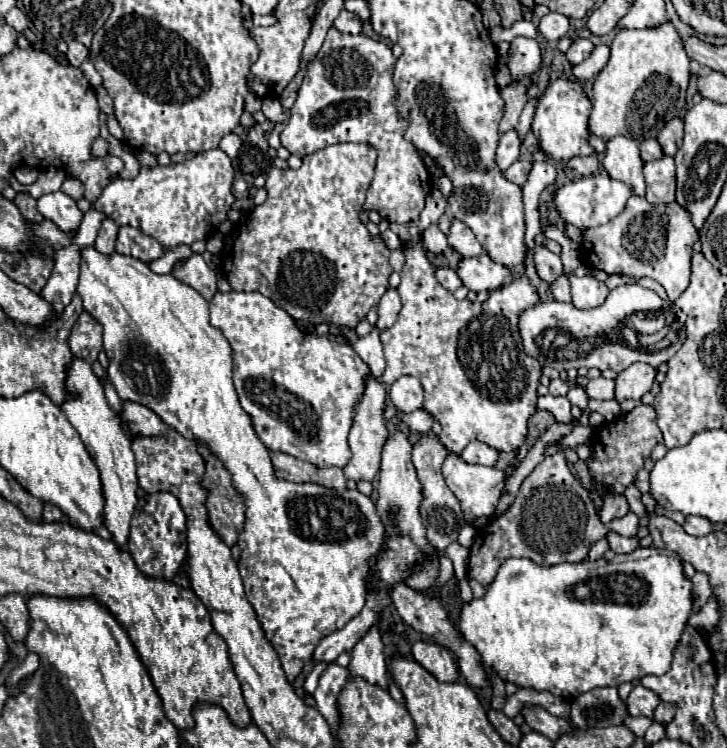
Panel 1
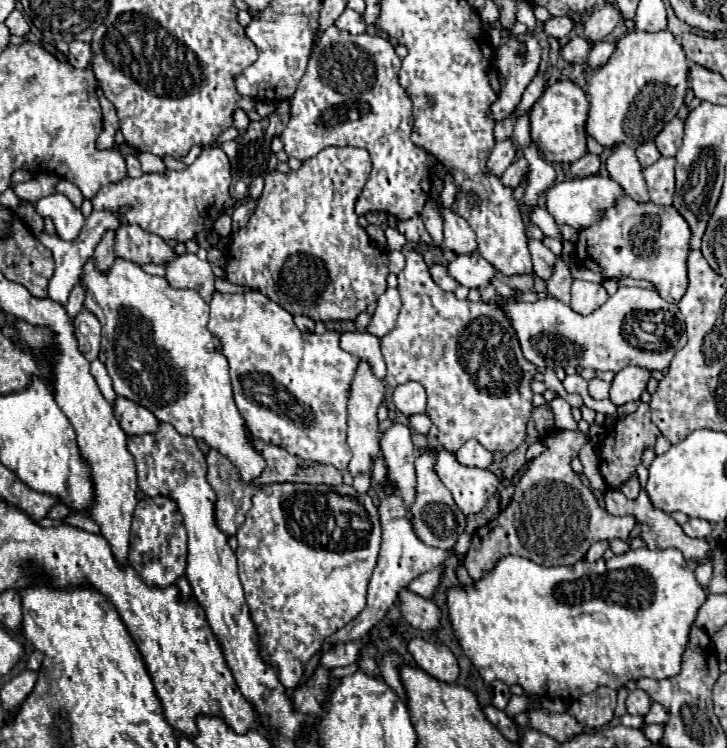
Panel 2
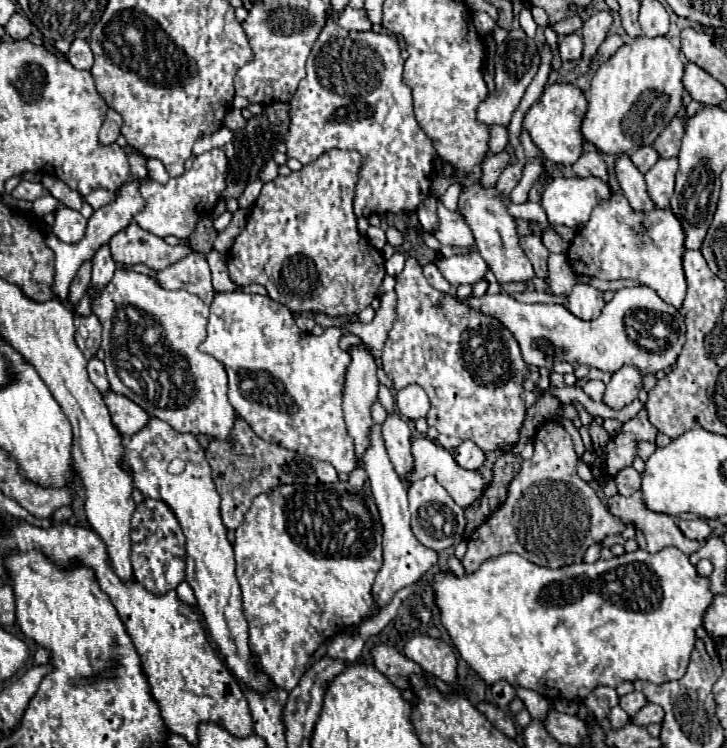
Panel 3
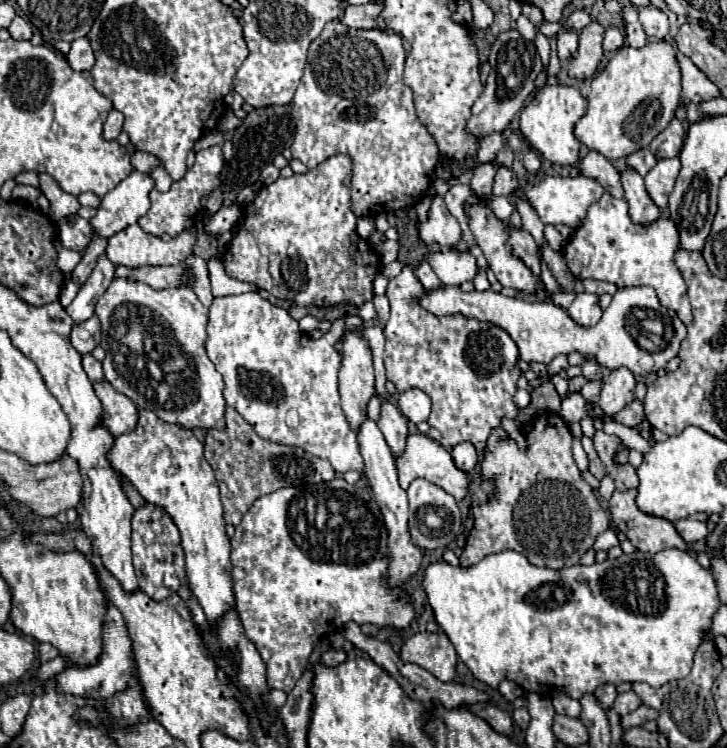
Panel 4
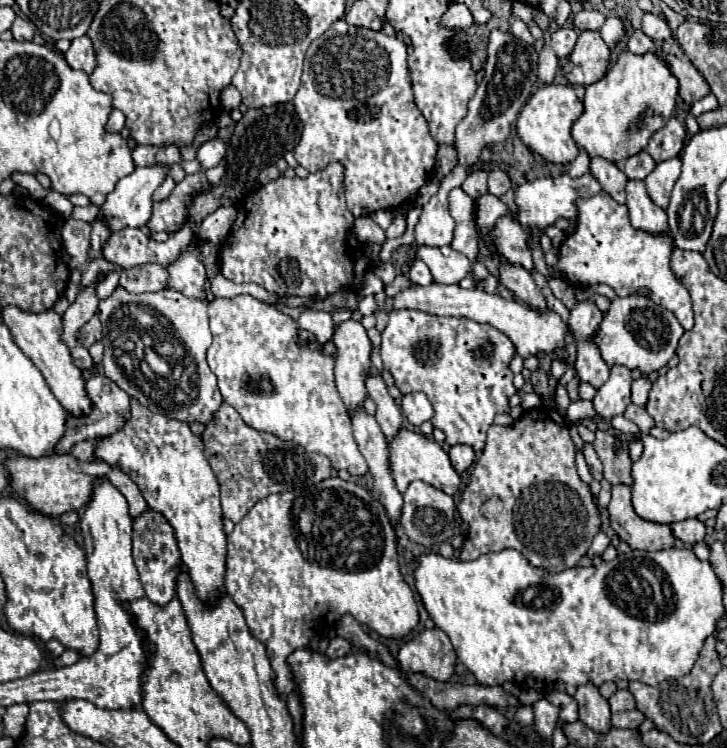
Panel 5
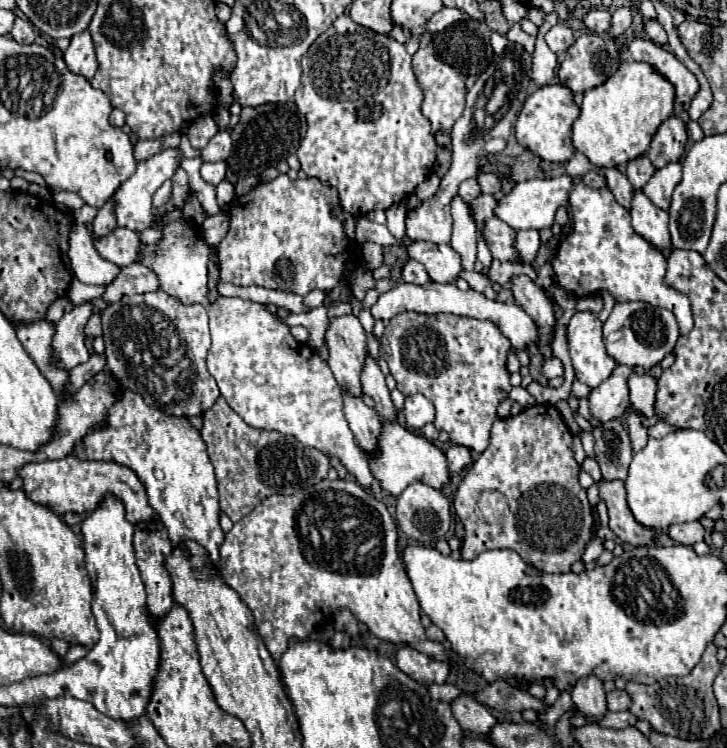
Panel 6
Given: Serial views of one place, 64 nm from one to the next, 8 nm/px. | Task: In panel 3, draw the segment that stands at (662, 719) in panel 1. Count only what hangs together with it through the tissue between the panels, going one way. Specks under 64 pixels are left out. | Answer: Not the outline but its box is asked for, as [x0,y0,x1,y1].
[630,704,664,726]

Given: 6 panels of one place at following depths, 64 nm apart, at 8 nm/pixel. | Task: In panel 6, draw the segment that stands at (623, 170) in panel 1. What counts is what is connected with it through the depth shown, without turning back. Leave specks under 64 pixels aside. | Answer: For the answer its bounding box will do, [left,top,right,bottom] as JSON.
[632,190,670,256]

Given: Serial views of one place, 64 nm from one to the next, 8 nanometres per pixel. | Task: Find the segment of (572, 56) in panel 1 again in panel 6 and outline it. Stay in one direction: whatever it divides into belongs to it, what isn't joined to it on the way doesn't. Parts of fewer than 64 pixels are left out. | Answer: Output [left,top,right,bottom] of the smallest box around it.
[546,24,574,52]

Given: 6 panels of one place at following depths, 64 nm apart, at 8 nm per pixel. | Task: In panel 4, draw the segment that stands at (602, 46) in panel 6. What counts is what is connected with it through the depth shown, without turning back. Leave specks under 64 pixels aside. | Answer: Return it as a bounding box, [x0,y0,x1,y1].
[568,22,604,80]

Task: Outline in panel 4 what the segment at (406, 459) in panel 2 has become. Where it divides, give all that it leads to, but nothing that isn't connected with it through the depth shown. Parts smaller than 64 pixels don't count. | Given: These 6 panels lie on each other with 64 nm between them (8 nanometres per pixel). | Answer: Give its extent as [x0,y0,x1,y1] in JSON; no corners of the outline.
[378,394,408,456]

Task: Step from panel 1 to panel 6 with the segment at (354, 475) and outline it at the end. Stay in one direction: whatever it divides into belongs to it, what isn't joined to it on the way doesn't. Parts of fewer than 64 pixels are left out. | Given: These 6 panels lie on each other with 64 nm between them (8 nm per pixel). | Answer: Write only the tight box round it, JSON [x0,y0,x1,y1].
[326,314,366,394]

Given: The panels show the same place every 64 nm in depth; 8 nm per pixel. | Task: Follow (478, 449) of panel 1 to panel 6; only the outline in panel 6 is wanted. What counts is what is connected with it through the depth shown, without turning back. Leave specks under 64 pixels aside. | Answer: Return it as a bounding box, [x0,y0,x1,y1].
[446,444,472,474]

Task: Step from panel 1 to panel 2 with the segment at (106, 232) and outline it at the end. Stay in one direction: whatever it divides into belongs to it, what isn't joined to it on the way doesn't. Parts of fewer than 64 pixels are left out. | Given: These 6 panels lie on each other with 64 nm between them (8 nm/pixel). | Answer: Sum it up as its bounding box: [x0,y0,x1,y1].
[94,232,114,272]

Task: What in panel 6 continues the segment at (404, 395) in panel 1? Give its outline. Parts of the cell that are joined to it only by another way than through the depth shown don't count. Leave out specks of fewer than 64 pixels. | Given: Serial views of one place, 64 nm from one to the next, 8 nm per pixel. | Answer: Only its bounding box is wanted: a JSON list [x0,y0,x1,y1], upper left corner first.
[404,394,434,430]

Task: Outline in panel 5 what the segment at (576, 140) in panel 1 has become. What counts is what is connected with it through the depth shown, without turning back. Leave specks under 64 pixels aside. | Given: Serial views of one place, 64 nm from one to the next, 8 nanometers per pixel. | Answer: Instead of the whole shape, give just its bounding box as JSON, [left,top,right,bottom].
[516,84,582,164]

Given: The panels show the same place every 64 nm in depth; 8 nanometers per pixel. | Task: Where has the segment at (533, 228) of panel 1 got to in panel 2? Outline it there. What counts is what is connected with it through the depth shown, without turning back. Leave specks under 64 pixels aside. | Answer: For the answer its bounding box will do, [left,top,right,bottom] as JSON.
[524,144,556,206]

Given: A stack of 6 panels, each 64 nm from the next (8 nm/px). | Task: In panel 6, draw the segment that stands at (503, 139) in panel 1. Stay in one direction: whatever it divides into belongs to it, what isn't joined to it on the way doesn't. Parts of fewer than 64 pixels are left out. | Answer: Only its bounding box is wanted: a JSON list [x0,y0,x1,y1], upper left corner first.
[458,178,480,202]

